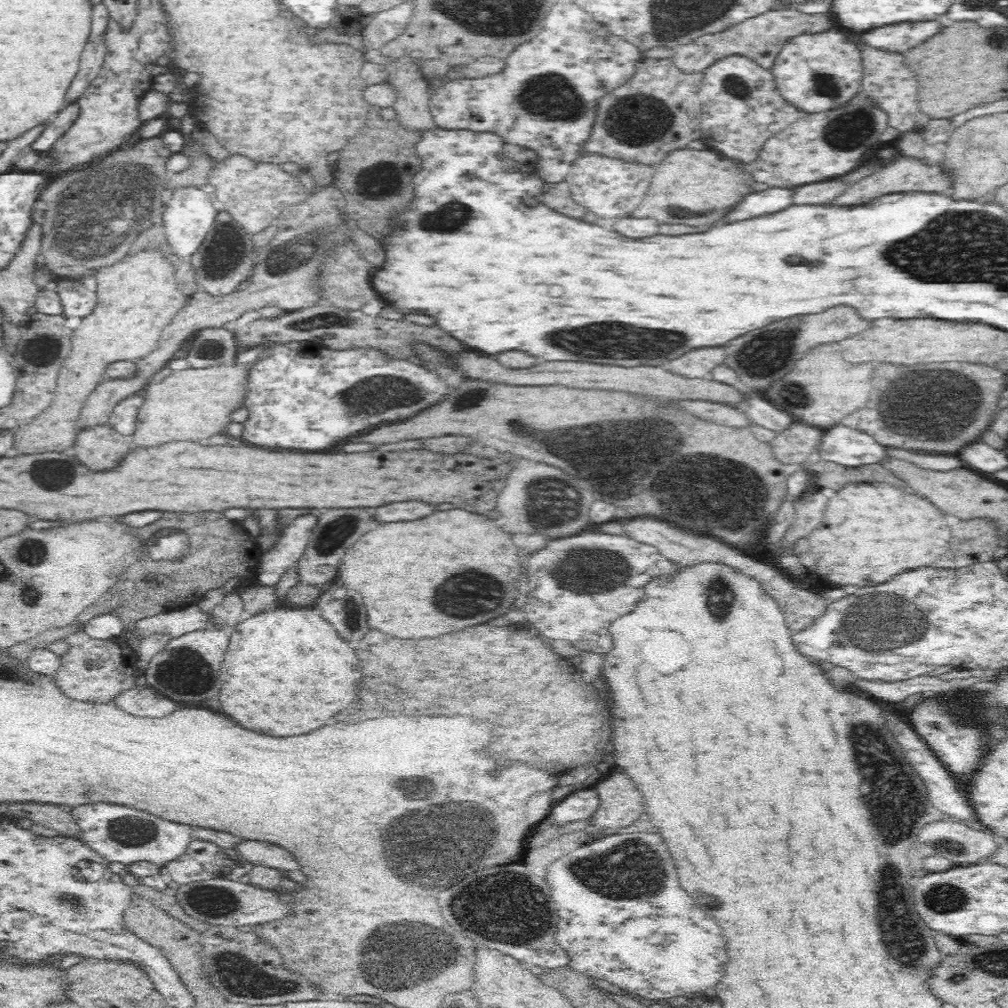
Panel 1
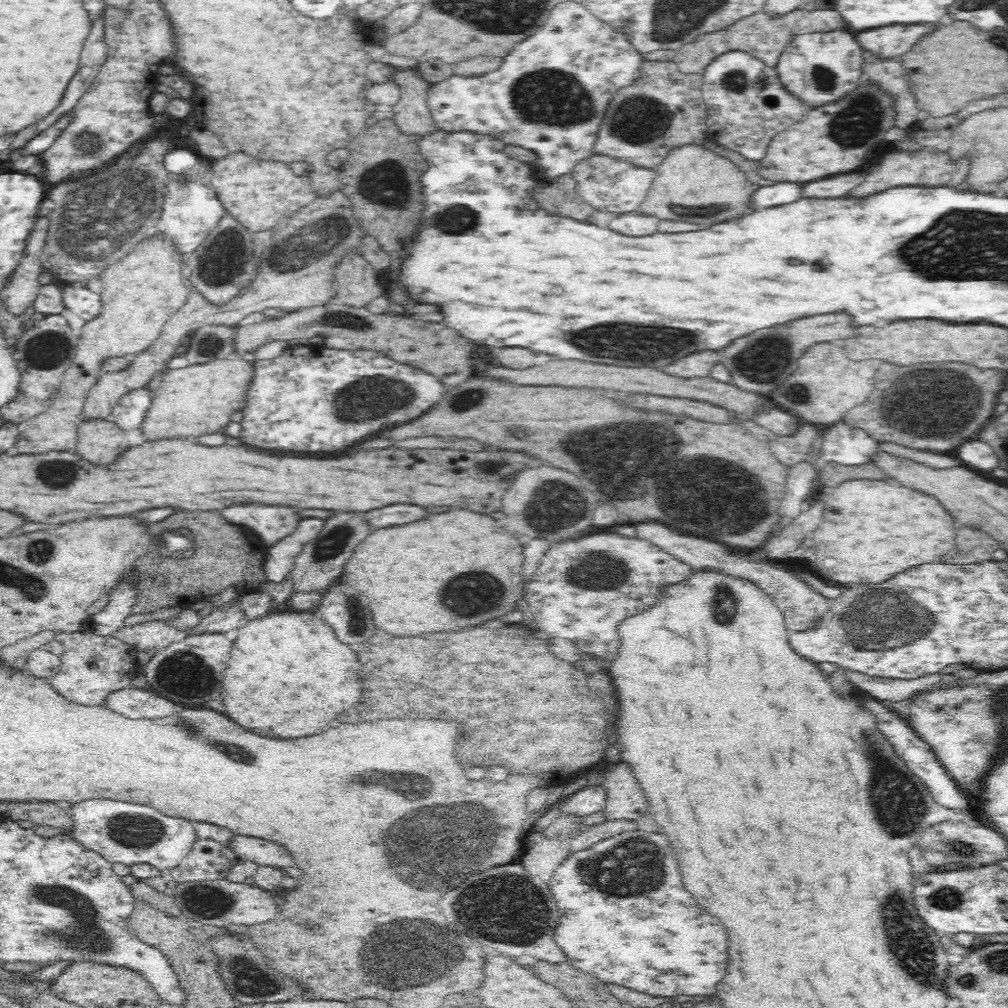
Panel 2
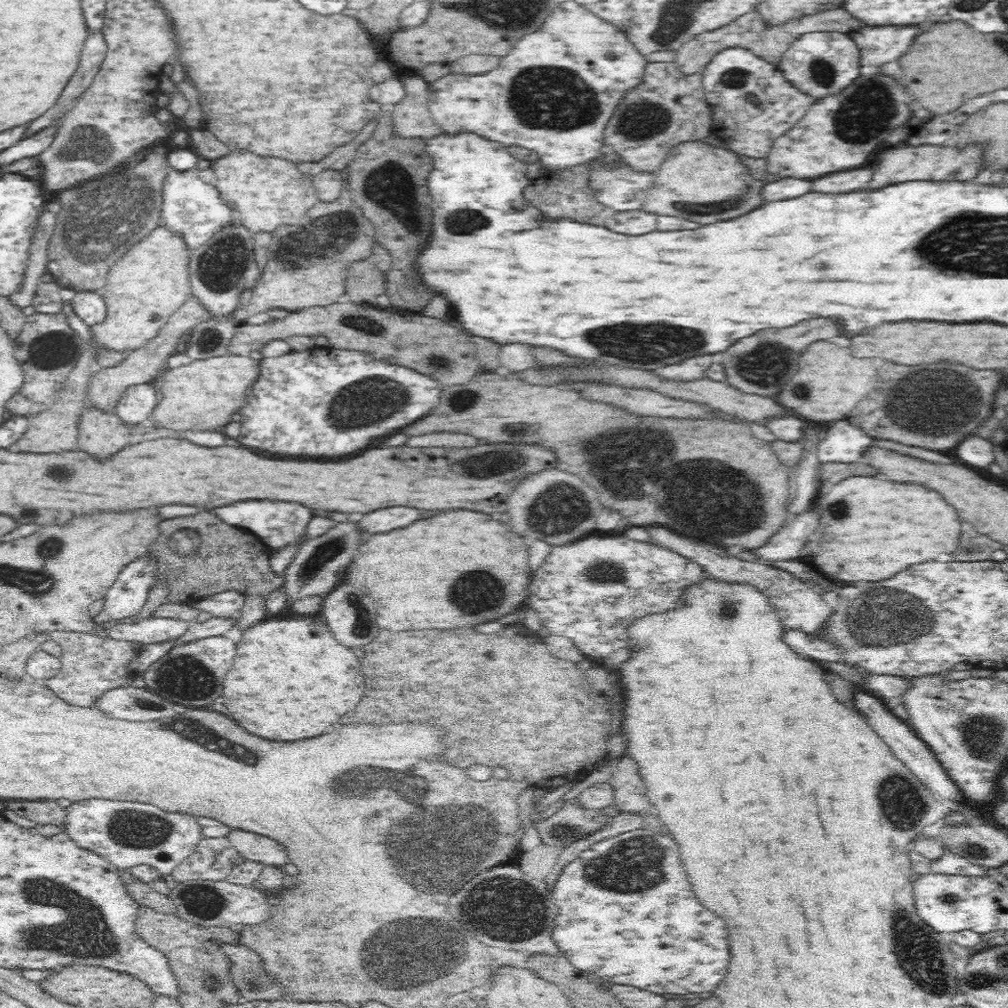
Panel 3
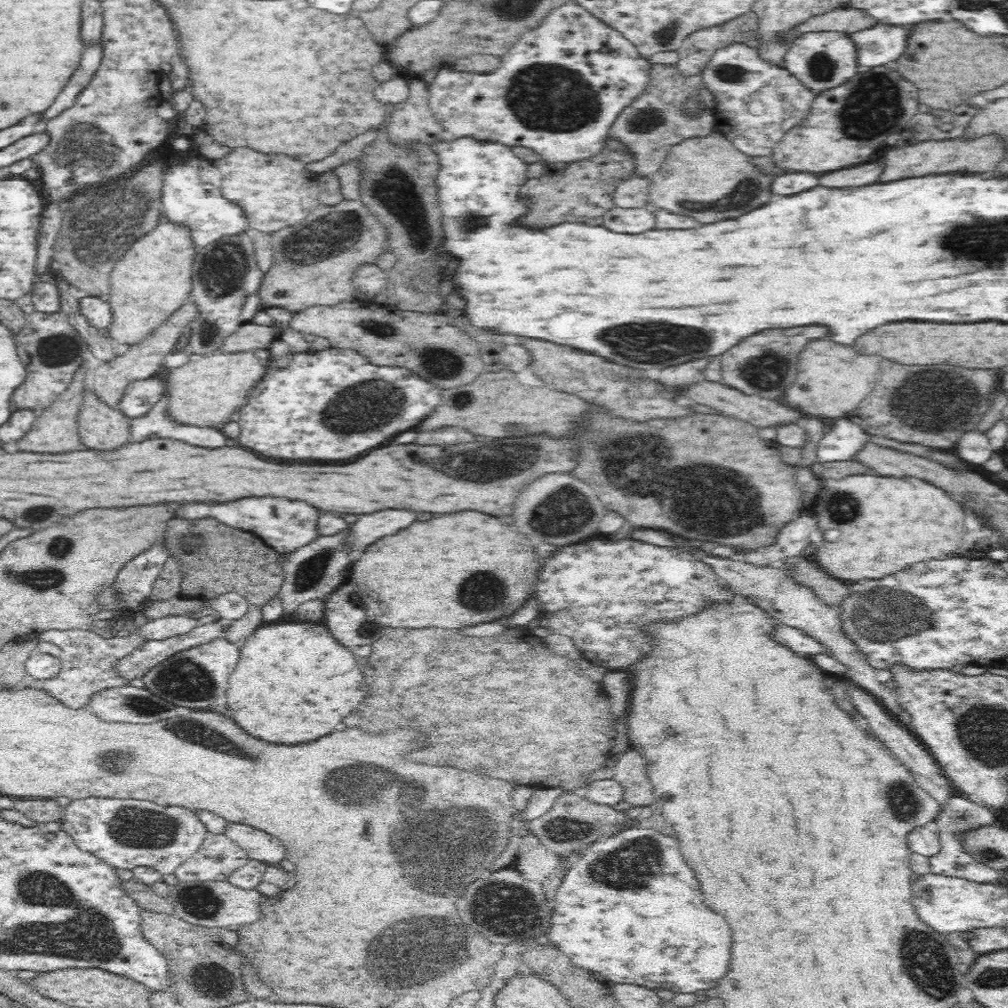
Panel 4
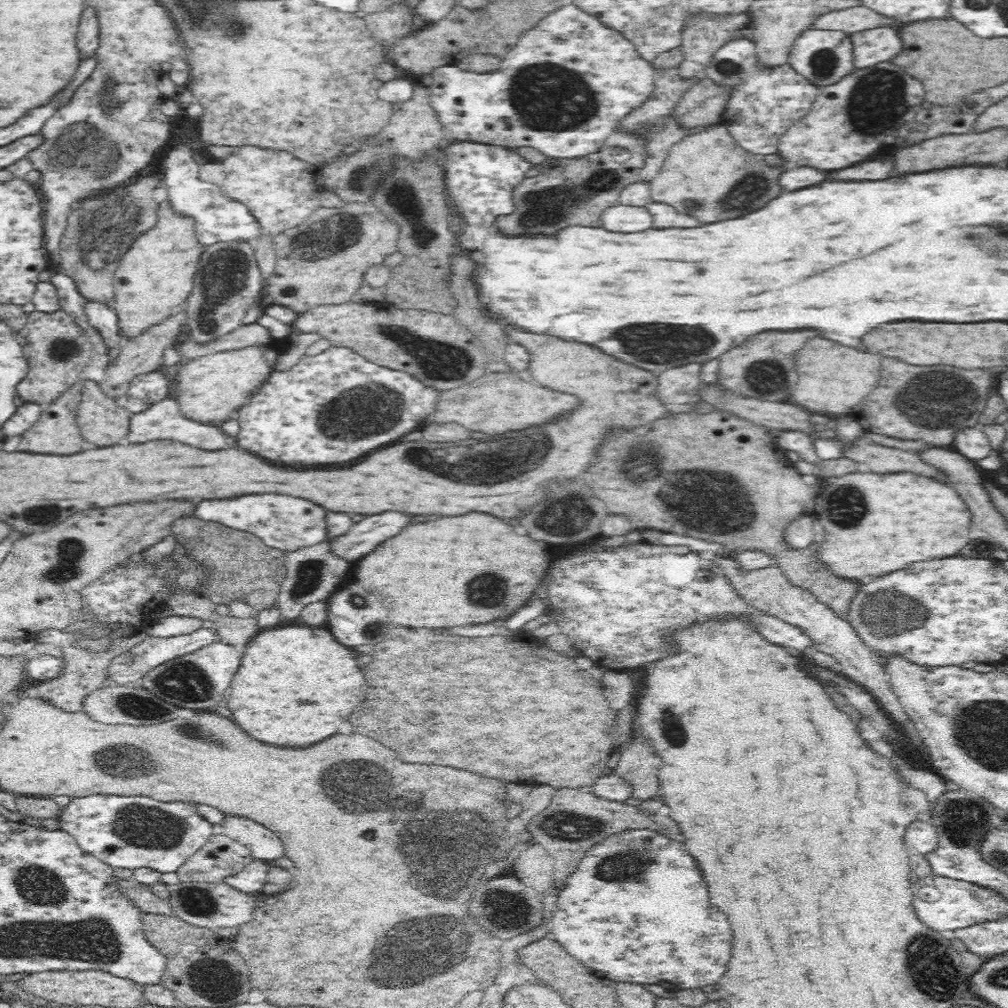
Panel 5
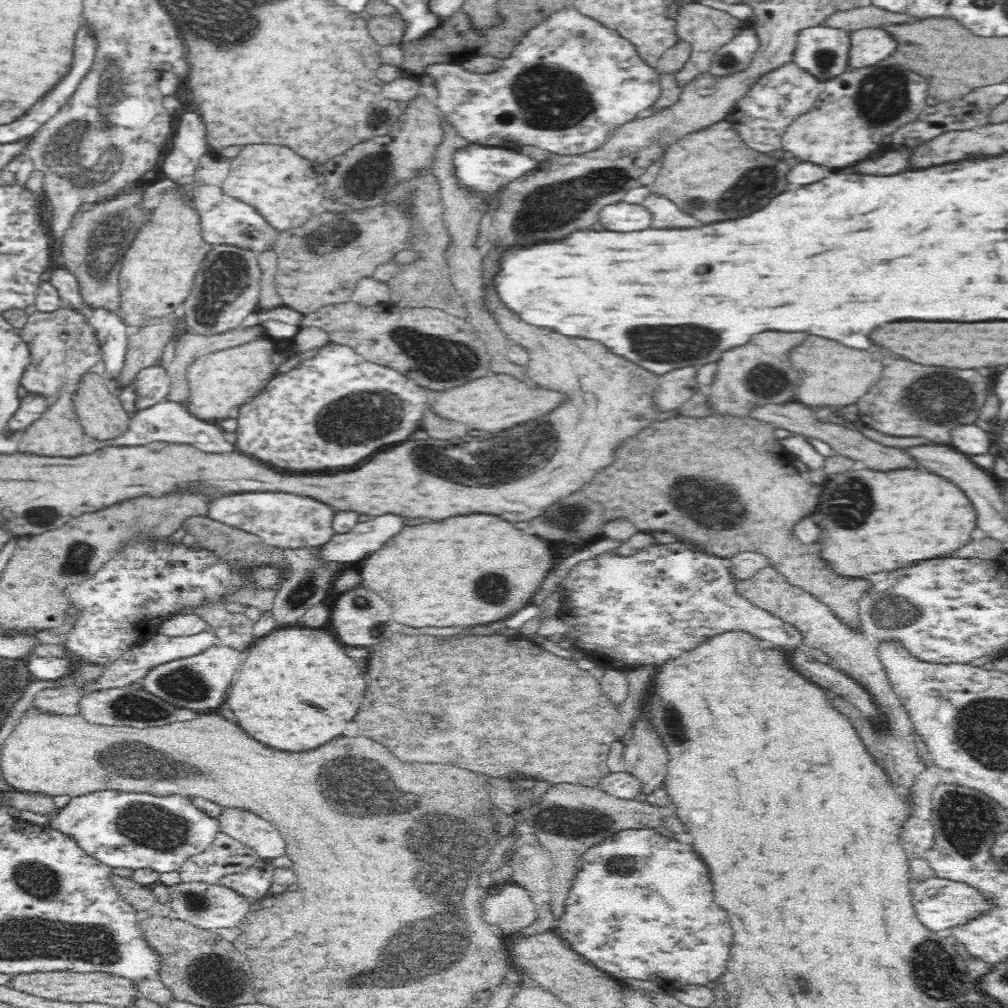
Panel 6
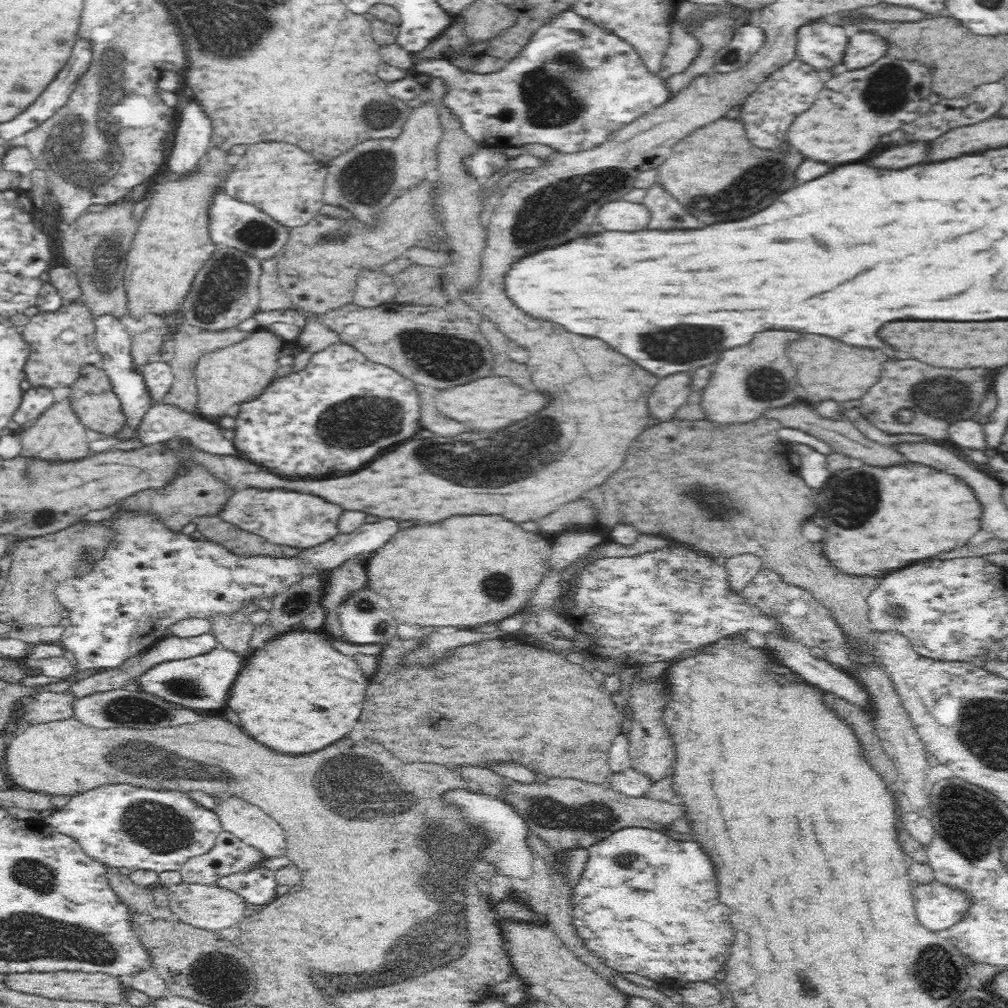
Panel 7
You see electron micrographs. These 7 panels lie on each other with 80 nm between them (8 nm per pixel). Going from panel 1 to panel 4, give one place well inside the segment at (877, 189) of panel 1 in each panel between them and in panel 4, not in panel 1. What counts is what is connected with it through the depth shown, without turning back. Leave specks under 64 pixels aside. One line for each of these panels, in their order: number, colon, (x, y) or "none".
2: (901, 168)
3: (923, 162)
4: (929, 157)

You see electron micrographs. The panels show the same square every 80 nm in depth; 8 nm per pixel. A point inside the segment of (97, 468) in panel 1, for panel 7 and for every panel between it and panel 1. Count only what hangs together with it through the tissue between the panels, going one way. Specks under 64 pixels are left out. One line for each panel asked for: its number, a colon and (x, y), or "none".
2: (100, 442)
3: (100, 434)
4: (102, 428)
5: (101, 421)
6: (99, 411)
7: (97, 407)

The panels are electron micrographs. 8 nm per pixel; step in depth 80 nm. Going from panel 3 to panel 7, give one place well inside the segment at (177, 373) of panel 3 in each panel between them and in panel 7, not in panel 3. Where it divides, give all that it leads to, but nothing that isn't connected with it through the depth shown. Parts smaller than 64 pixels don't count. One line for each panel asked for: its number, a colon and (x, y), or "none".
4: (204, 392)
5: (208, 389)
6: (222, 381)
7: (227, 377)

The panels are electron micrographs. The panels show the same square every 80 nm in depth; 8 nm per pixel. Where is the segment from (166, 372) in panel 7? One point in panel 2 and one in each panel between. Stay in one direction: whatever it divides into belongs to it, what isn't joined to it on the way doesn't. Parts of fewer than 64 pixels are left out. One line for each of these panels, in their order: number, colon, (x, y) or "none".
2: (127, 414)
3: (135, 405)
4: (140, 396)
5: (145, 390)
6: (151, 385)

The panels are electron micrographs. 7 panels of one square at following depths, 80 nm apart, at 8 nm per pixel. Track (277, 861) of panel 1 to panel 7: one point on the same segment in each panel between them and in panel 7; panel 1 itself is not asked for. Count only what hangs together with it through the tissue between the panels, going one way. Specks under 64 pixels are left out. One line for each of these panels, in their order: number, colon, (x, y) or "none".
2: (264, 853)
3: (254, 847)
4: (259, 846)
5: (263, 844)
6: (265, 840)
7: (253, 827)

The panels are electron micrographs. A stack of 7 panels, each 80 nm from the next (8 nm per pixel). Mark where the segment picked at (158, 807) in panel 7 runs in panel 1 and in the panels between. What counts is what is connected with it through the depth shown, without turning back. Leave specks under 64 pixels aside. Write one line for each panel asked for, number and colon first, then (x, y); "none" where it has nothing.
1: (119, 834)
2: (123, 832)
3: (126, 834)
4: (128, 833)
5: (132, 832)
6: (123, 830)

